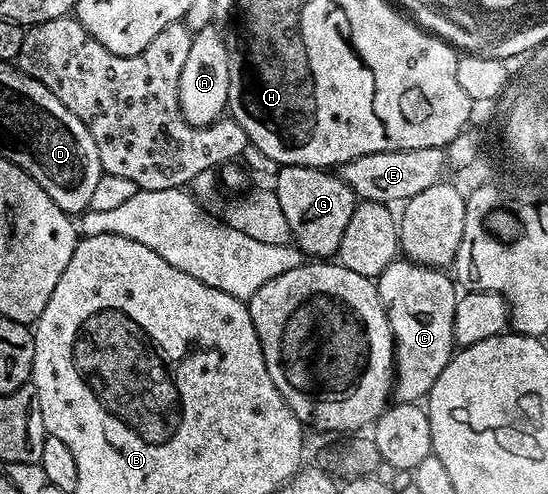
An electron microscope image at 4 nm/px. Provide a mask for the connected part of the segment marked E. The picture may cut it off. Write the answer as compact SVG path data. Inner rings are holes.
M417 147L416 149L398 149L397 151L377 151L373 155L361 155L338 166L338 176L351 188L359 201L376 201L382 205L394 206L395 201L406 203L413 195L421 195L425 187L440 184L442 173L447 169L447 155L437 147Z

